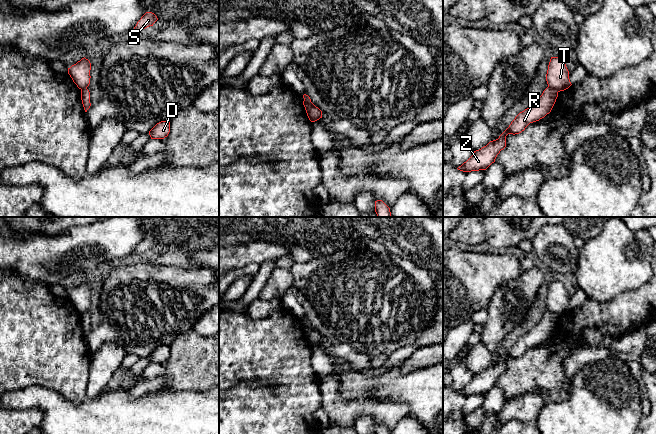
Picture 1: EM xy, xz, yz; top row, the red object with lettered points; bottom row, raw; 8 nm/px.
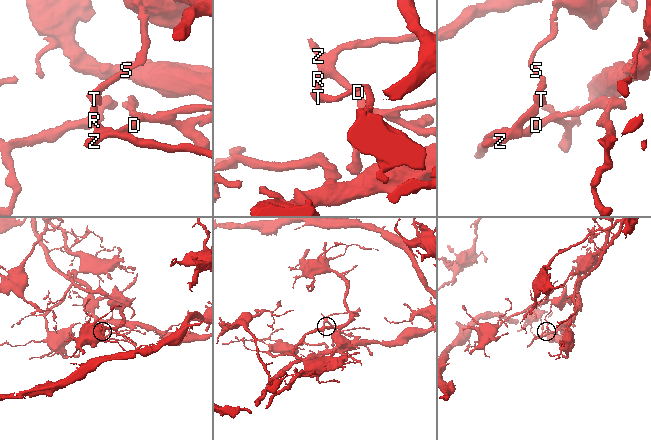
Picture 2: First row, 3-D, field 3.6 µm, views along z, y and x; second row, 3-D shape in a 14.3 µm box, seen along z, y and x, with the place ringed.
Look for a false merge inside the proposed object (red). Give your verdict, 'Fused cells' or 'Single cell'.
Fused cells

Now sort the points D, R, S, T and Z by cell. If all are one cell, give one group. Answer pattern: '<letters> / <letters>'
D R Z / S T

